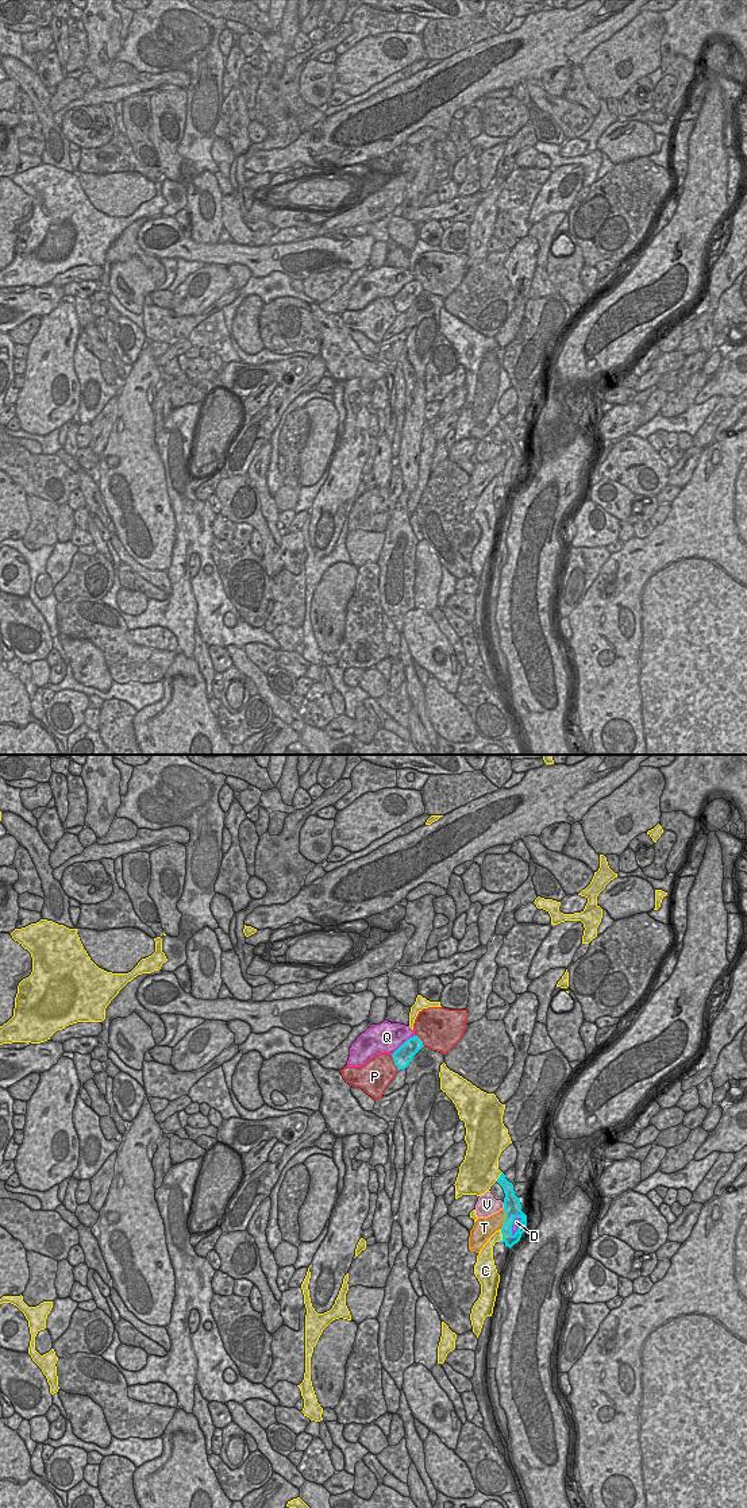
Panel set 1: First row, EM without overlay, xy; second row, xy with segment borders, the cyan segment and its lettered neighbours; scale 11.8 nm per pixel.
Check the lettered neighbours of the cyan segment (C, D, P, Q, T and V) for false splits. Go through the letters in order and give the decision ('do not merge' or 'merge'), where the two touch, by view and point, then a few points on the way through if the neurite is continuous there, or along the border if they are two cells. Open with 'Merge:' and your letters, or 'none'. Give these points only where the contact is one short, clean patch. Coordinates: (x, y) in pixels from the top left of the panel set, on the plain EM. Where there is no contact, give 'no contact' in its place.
Merge: D
C: do not merge; meets cyan in xy at (503, 479)
D: merge; meets cyan in xy at (519, 470); runs through xy (512, 451), (520, 463), (519, 470), (516, 466)
P: do not merge; meets cyan in xy at (395, 307)
Q: do not merge; meets cyan in xy at (403, 288)
T: do not merge; meets cyan in xy at (505, 463)
V: do not merge; meets cyan in xy at (504, 450); border along xy (503, 447), (504, 451)

